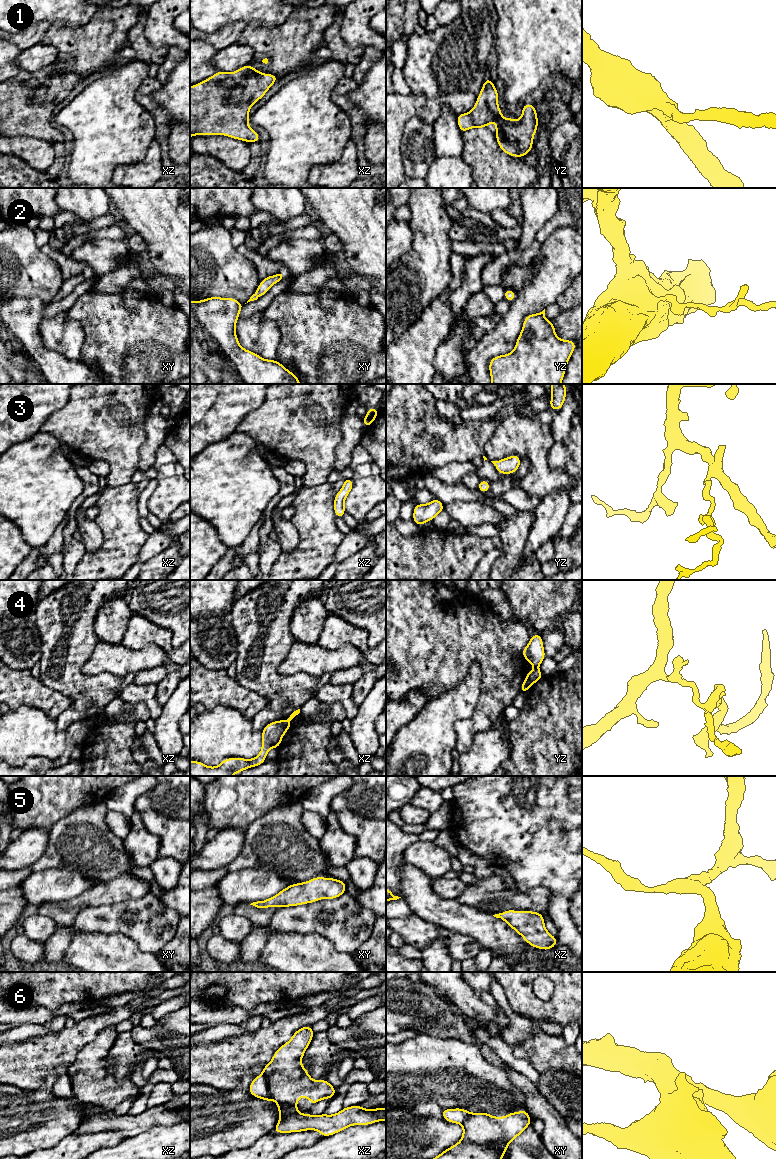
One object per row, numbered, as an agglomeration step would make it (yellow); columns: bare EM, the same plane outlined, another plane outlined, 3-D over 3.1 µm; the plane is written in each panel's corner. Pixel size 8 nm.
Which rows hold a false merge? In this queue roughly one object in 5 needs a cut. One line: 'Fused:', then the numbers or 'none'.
Fused: 4, 6

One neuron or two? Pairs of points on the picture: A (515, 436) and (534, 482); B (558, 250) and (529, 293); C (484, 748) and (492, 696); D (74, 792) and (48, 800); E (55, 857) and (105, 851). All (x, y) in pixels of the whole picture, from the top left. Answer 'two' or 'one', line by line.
A: one
B: one
C: two
D: one
E: one

